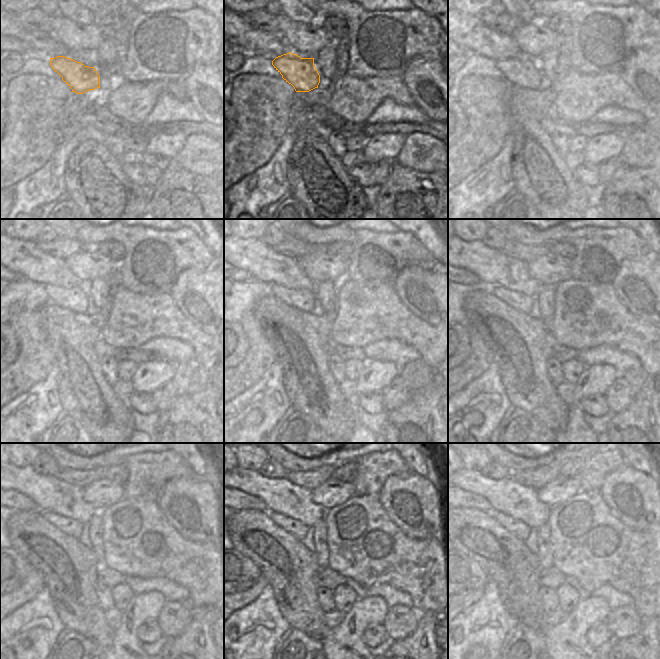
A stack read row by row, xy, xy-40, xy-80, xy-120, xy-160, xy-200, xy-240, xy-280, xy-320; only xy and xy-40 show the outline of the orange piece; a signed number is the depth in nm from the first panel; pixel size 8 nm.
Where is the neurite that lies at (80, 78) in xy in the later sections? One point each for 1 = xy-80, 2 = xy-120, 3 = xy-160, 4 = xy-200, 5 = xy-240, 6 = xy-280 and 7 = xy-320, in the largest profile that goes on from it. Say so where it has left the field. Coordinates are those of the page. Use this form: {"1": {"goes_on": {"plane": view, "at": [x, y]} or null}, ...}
{"1": {"goes_on": {"plane": "xy-80", "at": [521, 72]}}, "2": {"goes_on": {"plane": "xy-120", "at": [75, 299]}}, "3": {"goes_on": {"plane": "xy-160", "at": [303, 300]}}, "4": {"goes_on": {"plane": "xy-200", "at": [517, 300]}}, "5": {"goes_on": {"plane": "xy-240", "at": [70, 526]}}, "6": {"goes_on": {"plane": "xy-280", "at": [295, 527]}}, "7": {"goes_on": {"plane": "xy-320", "at": [521, 530]}}}

